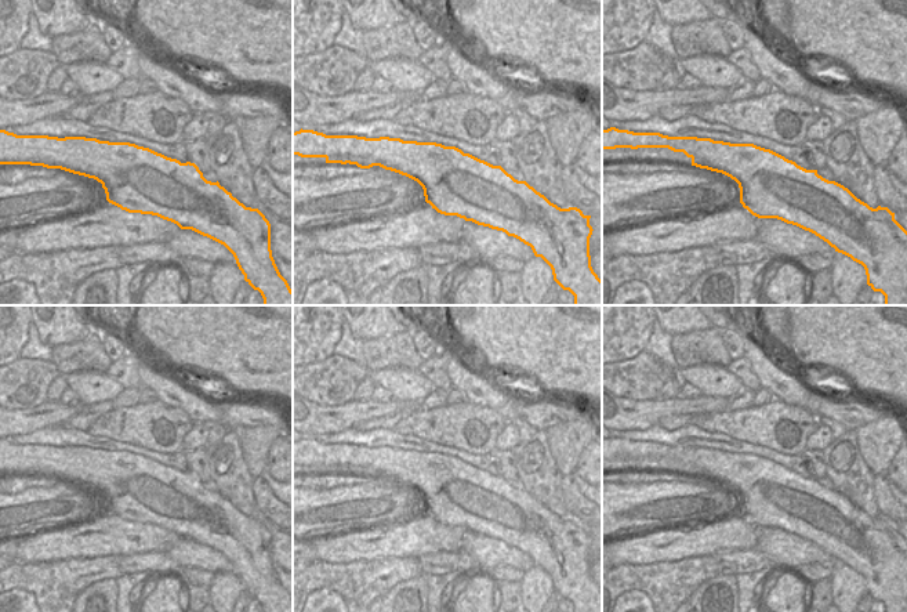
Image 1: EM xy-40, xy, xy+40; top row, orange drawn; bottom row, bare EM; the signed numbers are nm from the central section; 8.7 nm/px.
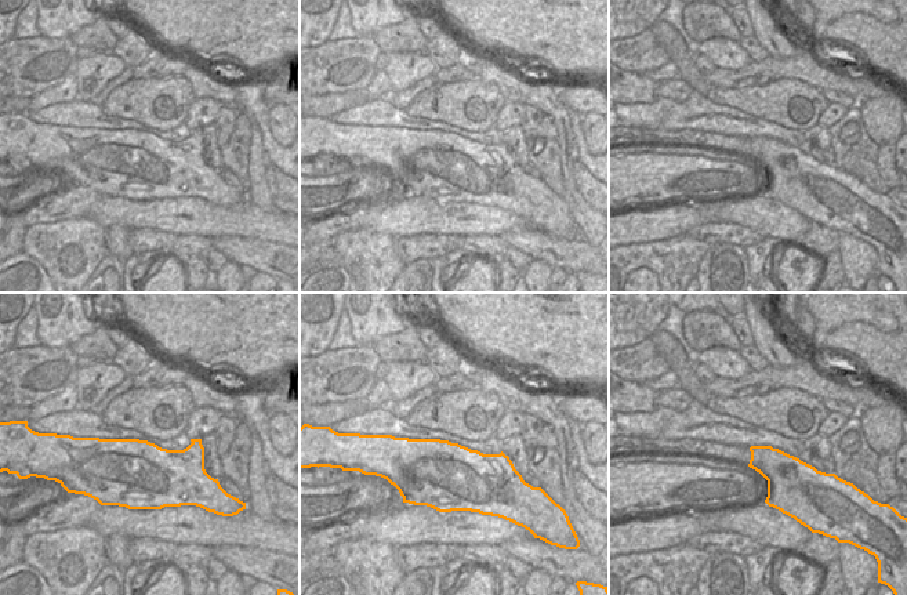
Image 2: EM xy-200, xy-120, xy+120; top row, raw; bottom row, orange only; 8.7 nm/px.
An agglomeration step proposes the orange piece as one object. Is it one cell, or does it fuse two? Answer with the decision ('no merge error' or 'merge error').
merge error

